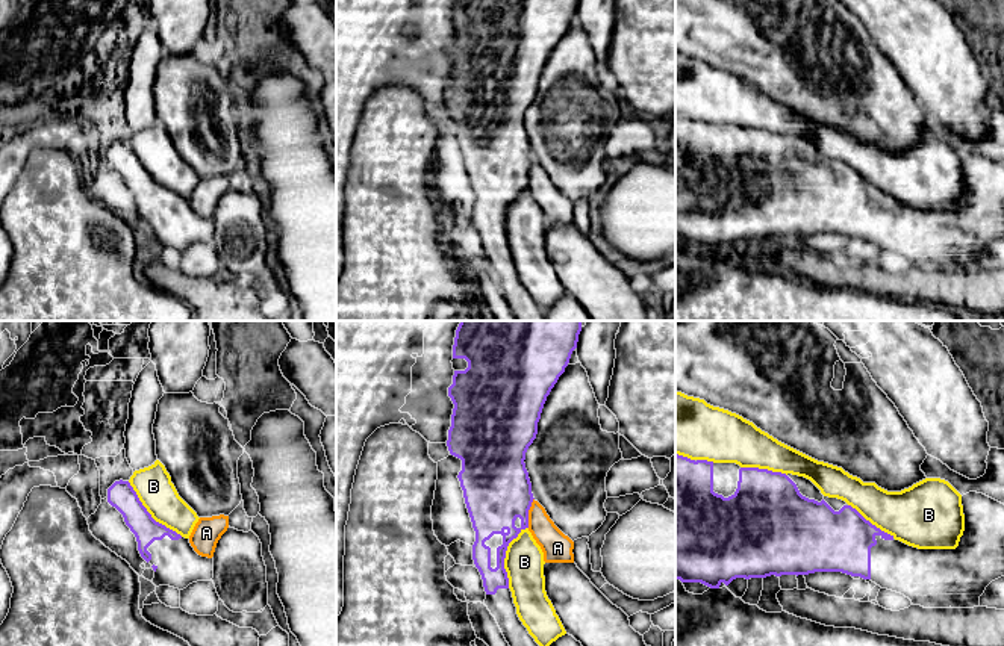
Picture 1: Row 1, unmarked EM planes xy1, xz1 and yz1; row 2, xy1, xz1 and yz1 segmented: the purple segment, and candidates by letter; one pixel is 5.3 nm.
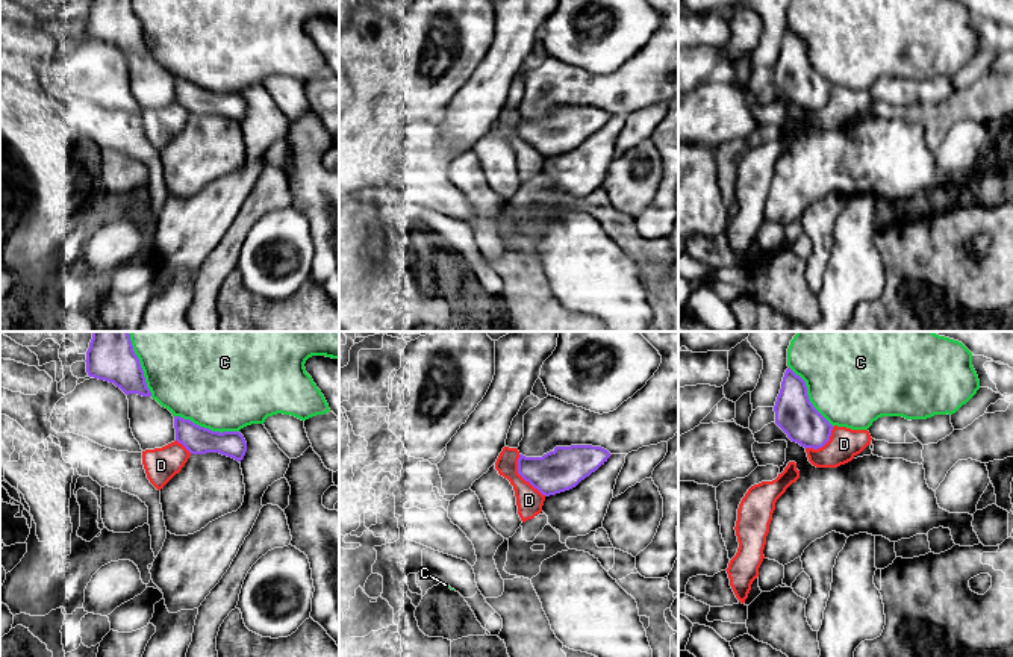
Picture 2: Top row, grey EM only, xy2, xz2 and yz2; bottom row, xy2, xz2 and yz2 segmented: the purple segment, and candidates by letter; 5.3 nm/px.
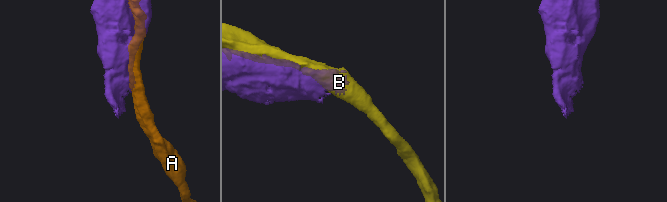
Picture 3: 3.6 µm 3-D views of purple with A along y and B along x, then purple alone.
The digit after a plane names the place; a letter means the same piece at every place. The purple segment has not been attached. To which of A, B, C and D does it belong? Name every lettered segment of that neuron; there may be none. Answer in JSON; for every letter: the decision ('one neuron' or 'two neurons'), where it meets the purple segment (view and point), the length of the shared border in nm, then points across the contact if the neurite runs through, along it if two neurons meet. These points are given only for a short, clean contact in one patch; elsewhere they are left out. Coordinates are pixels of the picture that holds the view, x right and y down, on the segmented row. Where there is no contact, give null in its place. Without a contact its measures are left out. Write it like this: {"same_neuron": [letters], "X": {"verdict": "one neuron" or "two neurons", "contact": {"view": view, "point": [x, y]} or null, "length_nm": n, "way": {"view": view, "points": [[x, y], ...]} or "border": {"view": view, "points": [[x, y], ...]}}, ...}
{"same_neuron": [], "A": {"verdict": "two neurons", "contact": {"view": "xz1", "point": [527, 513]}, "length_nm": 160, "border": {"view": "xz1", "points": [[533, 498], [529, 507], [527, 527]]}}, "B": {"verdict": "two neurons", "contact": {"view": "xz1", "point": [505, 557]}, "length_nm": 340}, "C": {"verdict": "two neurons", "contact": {"view": "xy2", "point": [140, 364]}, "length_nm": 360}, "D": {"verdict": "two neurons", "contact": {"view": "xz2", "point": [523, 477]}, "length_nm": 260, "border": {"view": "xz2", "points": [[518, 454], [518, 473], [545, 495]]}}}

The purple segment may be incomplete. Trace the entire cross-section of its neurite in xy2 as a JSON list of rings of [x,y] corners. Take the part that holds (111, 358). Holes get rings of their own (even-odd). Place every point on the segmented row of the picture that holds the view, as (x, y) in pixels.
[[[92,332],[85,362],[89,377],[114,383],[126,395],[151,397],[129,332]]]

